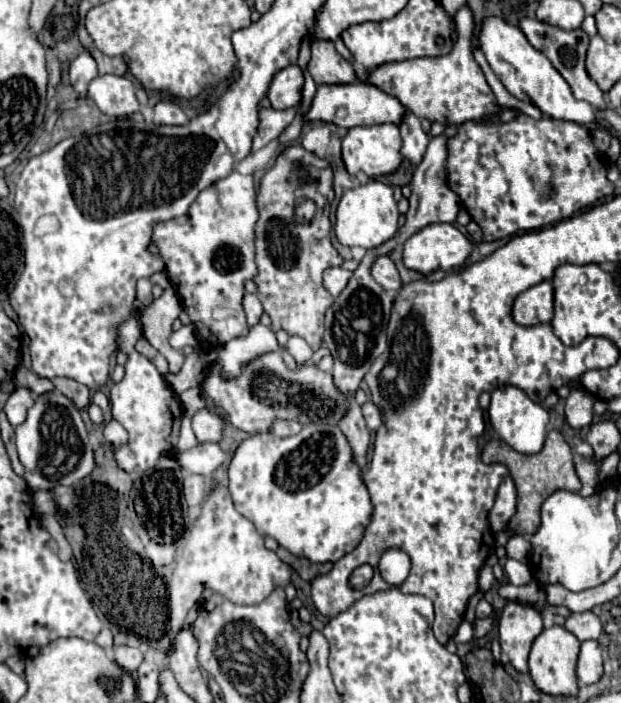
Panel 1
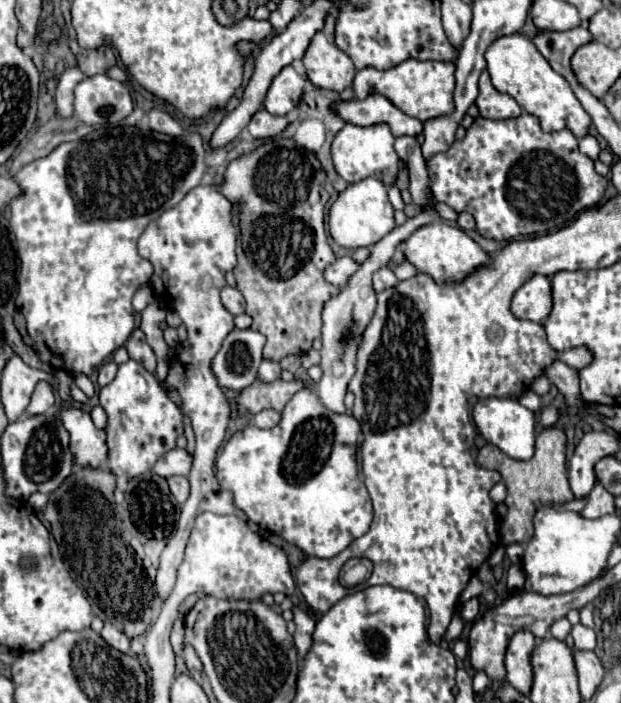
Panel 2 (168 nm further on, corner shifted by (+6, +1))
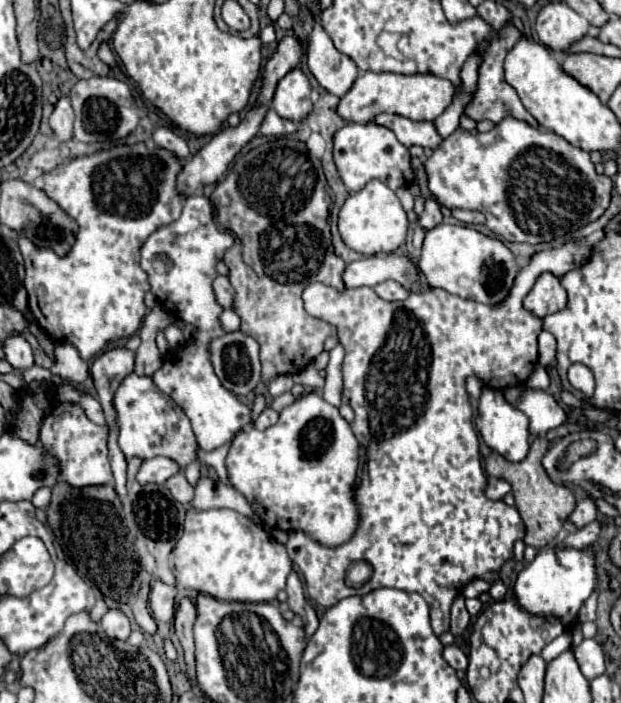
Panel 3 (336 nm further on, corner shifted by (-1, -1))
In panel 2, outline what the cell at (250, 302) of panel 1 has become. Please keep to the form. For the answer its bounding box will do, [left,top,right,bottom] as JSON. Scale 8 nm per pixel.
[221,286,245,314]

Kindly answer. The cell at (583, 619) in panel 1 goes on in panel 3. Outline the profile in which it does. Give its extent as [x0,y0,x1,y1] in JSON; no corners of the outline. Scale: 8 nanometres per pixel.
[574,640,604,680]

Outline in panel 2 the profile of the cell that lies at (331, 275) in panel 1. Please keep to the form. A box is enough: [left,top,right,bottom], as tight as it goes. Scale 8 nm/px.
[325,256,359,288]

